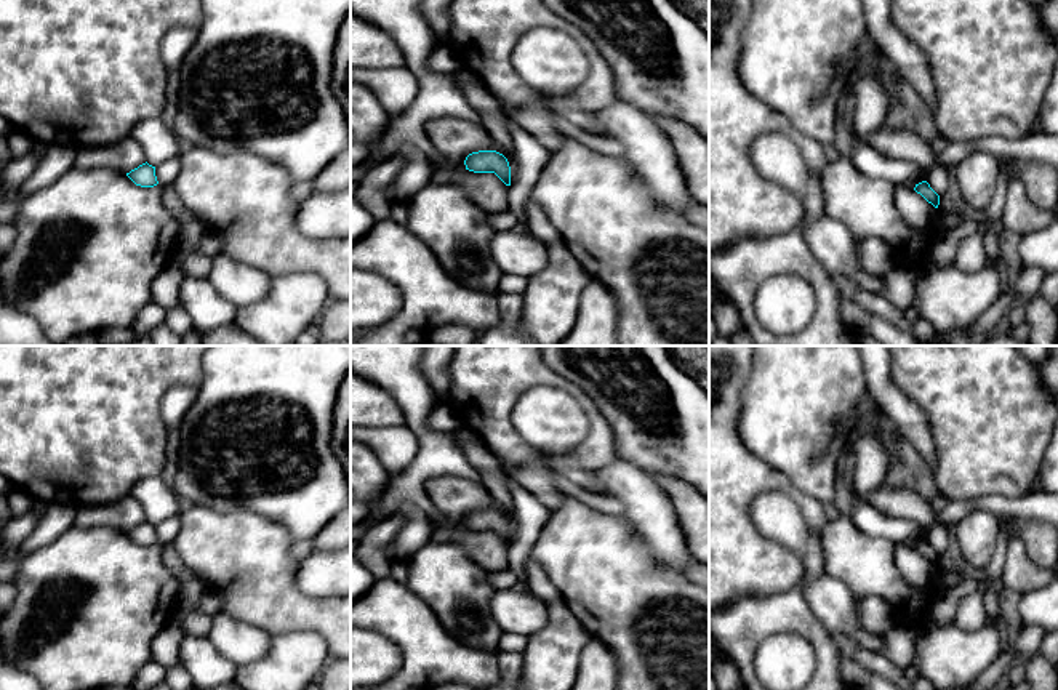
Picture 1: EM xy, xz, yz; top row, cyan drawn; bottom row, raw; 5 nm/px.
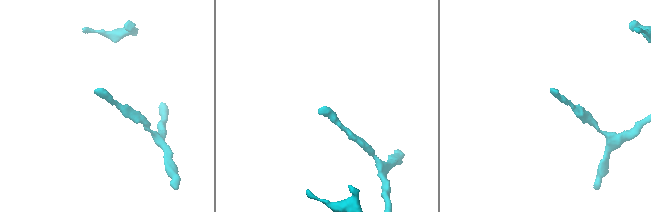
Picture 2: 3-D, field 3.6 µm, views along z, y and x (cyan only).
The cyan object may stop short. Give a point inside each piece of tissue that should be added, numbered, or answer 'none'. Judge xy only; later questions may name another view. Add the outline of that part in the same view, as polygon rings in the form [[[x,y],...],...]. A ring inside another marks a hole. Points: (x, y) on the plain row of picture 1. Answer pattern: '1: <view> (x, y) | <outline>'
none

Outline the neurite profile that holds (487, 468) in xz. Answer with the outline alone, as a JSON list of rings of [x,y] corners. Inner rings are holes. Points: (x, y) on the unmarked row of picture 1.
[[[467,427],[455,432],[458,443],[474,469],[474,475],[482,482],[487,491],[504,507],[504,515],[511,525],[511,543],[515,541],[517,525],[514,514],[514,499],[506,483],[506,472],[499,459],[487,448],[483,440]]]

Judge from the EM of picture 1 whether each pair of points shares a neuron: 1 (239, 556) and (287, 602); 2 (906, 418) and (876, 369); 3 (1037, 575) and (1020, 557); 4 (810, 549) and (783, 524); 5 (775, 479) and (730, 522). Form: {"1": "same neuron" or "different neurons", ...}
{"1": "same neuron", "2": "same neuron", "3": "same neuron", "4": "same neuron", "5": "same neuron"}

